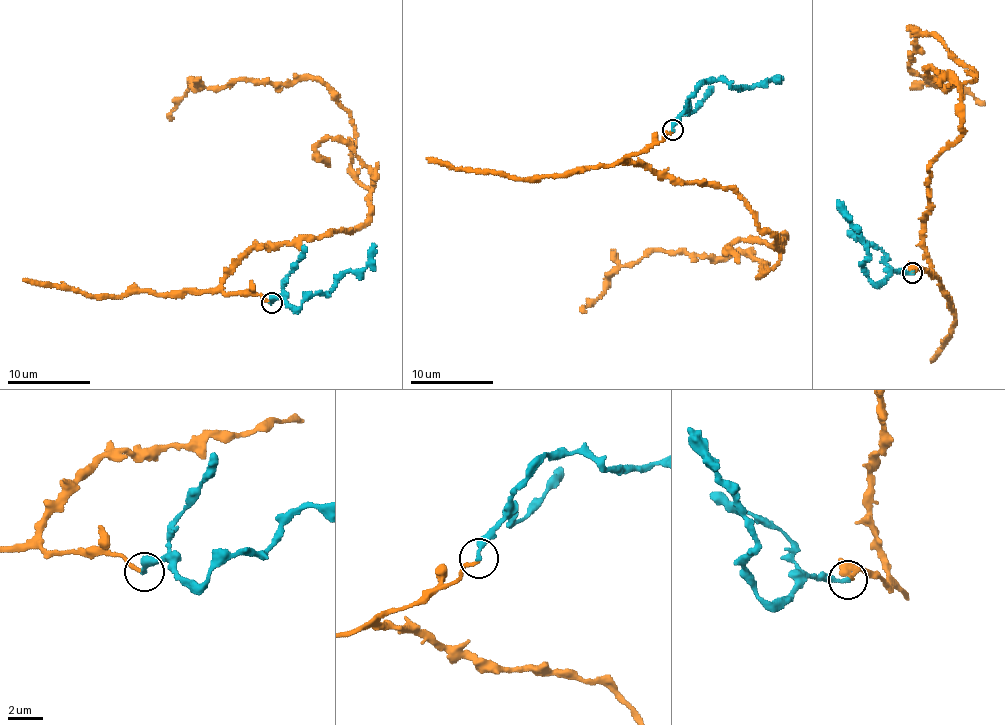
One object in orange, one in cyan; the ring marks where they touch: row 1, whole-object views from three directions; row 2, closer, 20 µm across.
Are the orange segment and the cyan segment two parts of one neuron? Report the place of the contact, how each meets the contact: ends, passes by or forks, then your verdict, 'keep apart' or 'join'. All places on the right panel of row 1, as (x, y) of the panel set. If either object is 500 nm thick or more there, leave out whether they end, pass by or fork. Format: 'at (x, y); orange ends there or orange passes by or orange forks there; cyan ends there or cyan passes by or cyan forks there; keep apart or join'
at (912, 272); orange ends there; cyan ends there; join

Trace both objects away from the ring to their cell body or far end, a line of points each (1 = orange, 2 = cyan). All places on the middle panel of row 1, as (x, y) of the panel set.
1: (672, 129), (625, 164), (733, 188), (770, 234), (773, 268), (650, 250), (582, 311)
2: (672, 129), (701, 82), (727, 79), (740, 88), (781, 79)

